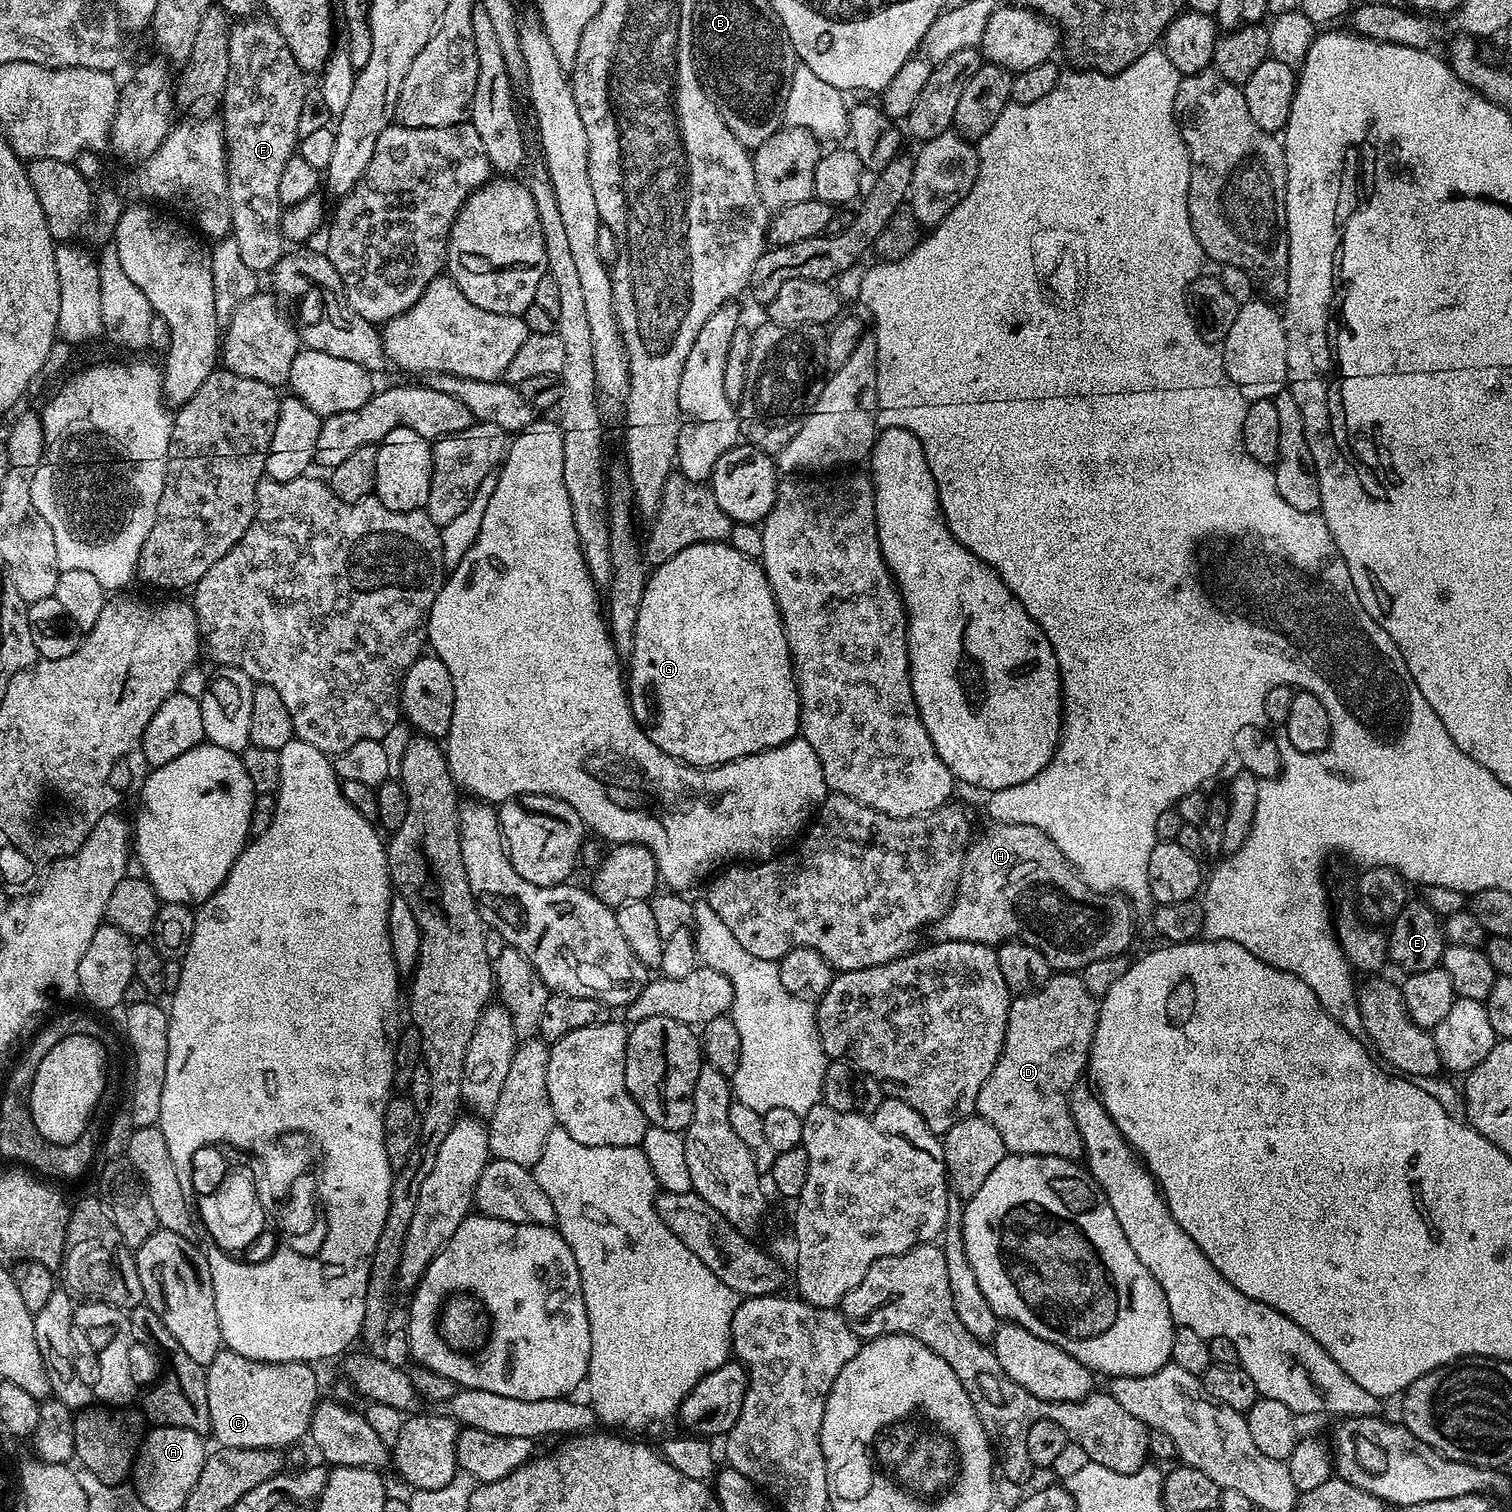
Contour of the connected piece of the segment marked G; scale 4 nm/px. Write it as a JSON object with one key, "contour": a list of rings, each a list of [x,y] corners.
{"contour":[[[721,542],[695,544],[682,550],[682,554],[674,554],[670,562],[655,565],[642,594],[638,626],[634,626],[634,650],[626,664],[626,683],[634,718],[639,722],[640,729],[650,738],[650,742],[654,742],[658,750],[670,754],[675,760],[680,760],[683,764],[693,764],[695,768],[715,768],[718,764],[729,764],[743,756],[758,754],[762,750],[777,748],[797,739],[800,732],[800,695],[796,689],[796,674],[792,667],[792,656],[788,653],[784,623],[776,605],[776,596],[759,559],[738,554],[738,550],[734,550],[726,542]]]}

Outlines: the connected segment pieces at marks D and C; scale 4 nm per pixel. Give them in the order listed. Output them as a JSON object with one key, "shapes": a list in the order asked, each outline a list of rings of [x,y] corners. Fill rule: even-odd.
{"shapes":[[[[1056,972],[1048,979],[1046,986],[1042,986],[1036,992],[1017,995],[1009,1003],[1008,1025],[1006,1026],[1004,1045],[1000,1051],[1000,1057],[994,1066],[994,1070],[990,1070],[990,1078],[986,1078],[982,1090],[978,1090],[978,1098],[976,1099],[976,1112],[983,1120],[990,1122],[990,1126],[994,1126],[994,1130],[998,1130],[998,1134],[1002,1134],[1002,1142],[1009,1153],[1018,1156],[1057,1156],[1063,1160],[1073,1162],[1079,1161],[1083,1157],[1084,1143],[1082,1142],[1082,1134],[1078,1134],[1078,1126],[1070,1114],[1068,1095],[1072,1093],[1074,1085],[1081,1083],[1082,1077],[1085,1075],[1099,1013],[1097,997],[1092,996],[1090,990],[1086,988],[1086,982],[1076,972]]],[[[222,1350],[206,1366],[206,1402],[210,1406],[210,1436],[221,1448],[270,1448],[285,1450],[295,1440],[309,1435],[308,1427],[318,1403],[316,1372],[312,1364],[267,1364],[254,1362]]]]}

